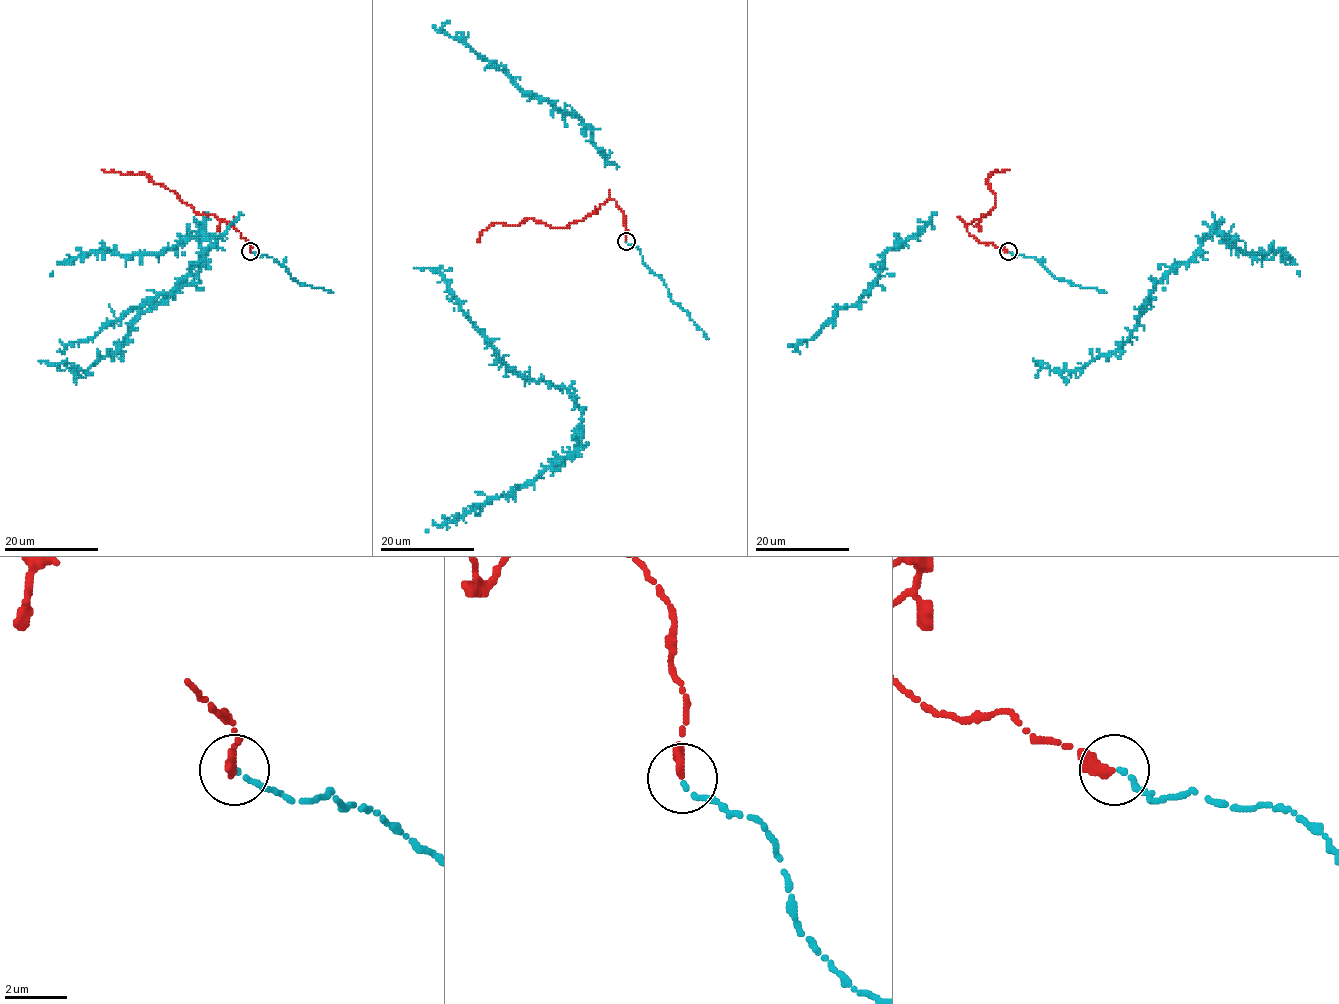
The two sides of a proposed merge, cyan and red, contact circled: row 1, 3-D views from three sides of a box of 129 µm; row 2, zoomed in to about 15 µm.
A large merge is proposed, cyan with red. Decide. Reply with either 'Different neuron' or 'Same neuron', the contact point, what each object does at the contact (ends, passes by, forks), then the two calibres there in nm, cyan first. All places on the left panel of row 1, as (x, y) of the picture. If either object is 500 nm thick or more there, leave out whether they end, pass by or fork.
Same neuron. Place: (250, 251). At the ring cyan ends. At the ring red ends. Thickness 150 nm (cyan) against 360 nm

